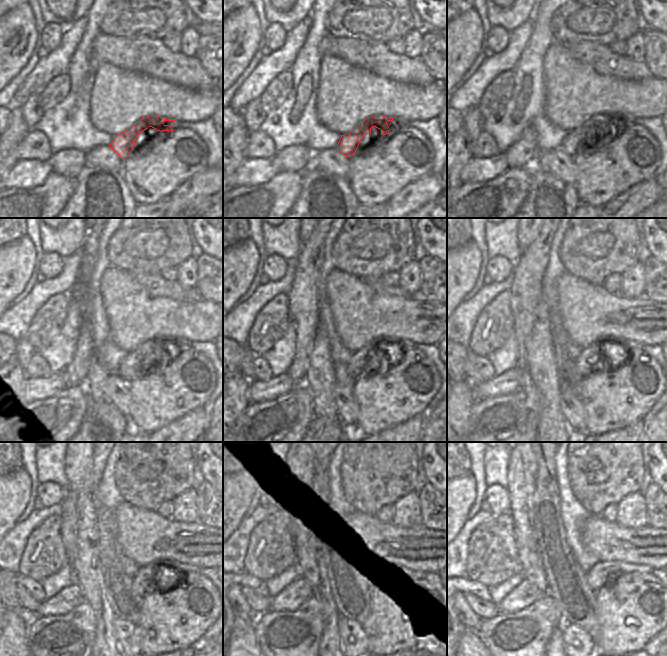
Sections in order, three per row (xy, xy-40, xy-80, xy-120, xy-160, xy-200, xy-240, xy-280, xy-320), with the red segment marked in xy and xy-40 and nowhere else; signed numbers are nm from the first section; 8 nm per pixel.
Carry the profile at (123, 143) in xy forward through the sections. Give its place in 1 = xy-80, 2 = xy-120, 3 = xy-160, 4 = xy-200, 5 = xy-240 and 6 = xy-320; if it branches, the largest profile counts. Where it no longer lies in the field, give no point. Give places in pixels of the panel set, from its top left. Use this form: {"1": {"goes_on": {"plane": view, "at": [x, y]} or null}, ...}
{"1": {"goes_on": {"plane": "xy-80", "at": [575, 140]}}, "2": {"goes_on": {"plane": "xy-120", "at": [128, 368]}}, "3": {"goes_on": {"plane": "xy-160", "at": [356, 364]}}, "4": {"goes_on": {"plane": "xy-200", "at": [588, 357]}}, "5": {"goes_on": {"plane": "xy-240", "at": [150, 575]}}, "6": {"goes_on": {"plane": "xy-320", "at": [599, 575]}}}

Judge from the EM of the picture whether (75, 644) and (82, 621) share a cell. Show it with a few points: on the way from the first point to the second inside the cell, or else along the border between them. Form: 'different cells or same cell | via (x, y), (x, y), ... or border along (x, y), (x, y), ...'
same cell | via (81, 638), (83, 636), (82, 627)

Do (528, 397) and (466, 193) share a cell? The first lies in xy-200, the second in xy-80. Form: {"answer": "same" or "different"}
{"answer": "same"}

